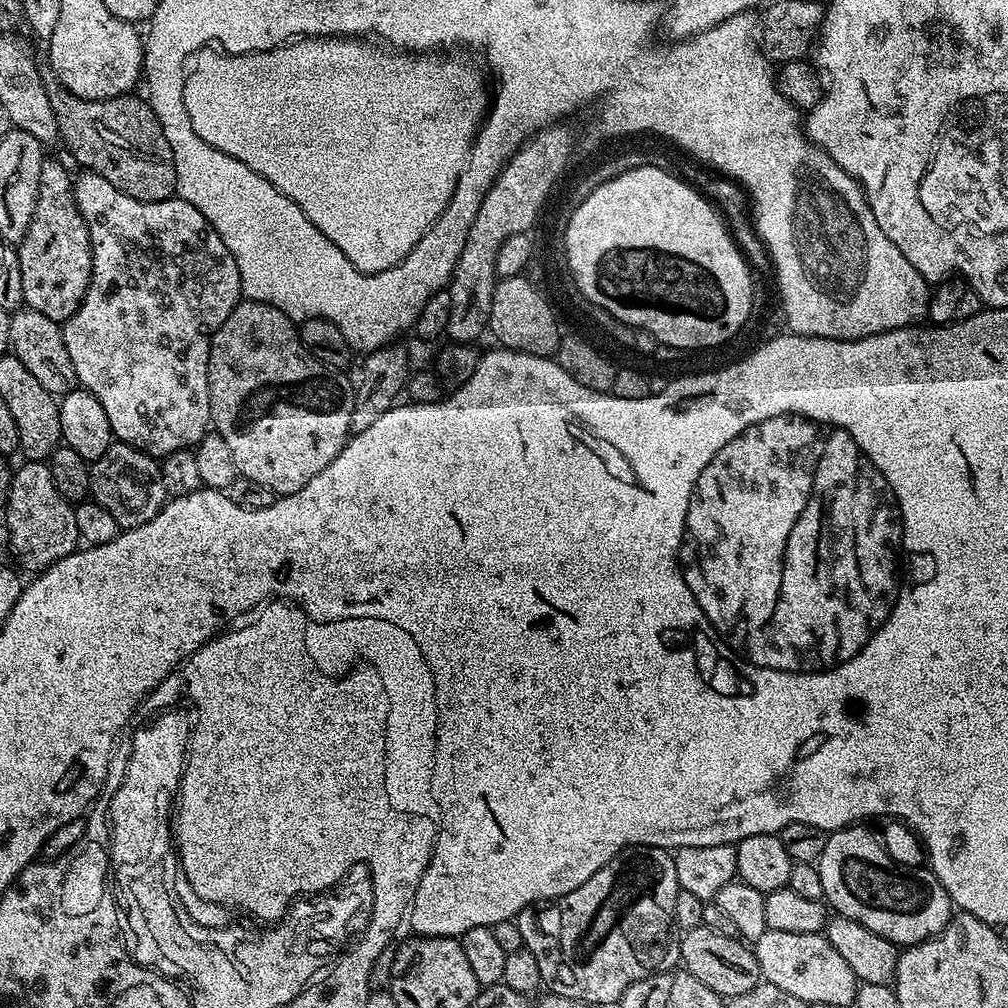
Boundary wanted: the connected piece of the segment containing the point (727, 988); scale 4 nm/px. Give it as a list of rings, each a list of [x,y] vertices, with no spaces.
[[[705,926],[685,931],[679,937],[680,964],[683,971],[694,974],[702,986],[710,986],[722,998],[746,994],[762,977],[755,951],[743,939],[726,937]]]

